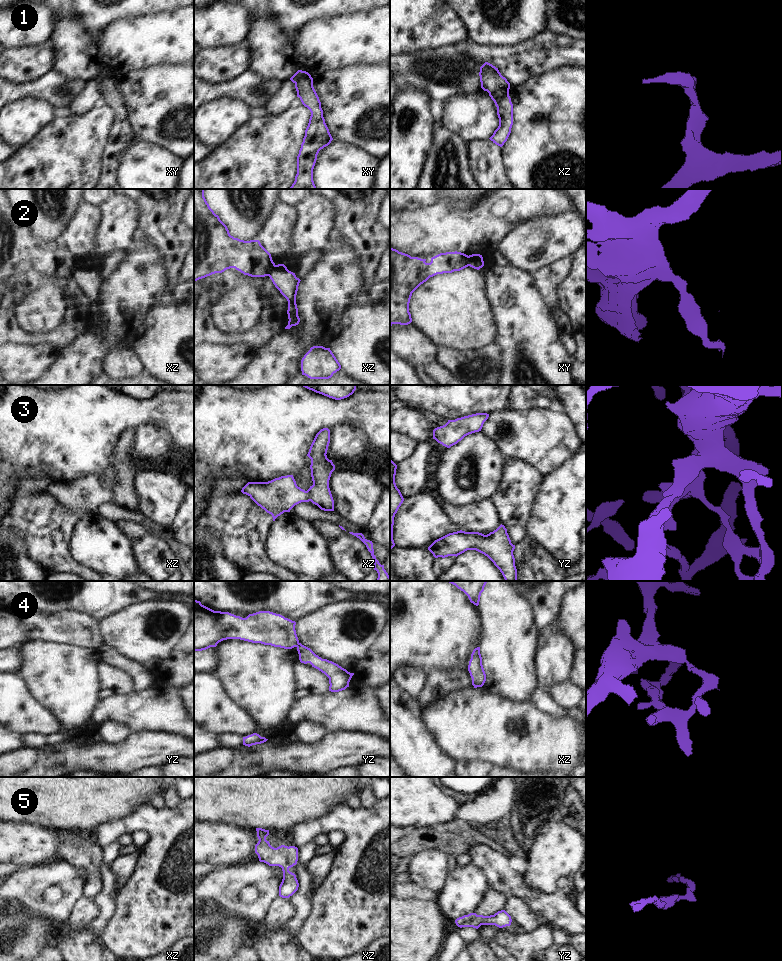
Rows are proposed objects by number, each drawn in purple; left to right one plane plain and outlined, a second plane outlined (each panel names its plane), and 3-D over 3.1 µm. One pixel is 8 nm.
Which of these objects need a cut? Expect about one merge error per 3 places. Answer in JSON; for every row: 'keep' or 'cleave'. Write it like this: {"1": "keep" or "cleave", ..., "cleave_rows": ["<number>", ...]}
{"1": "cleave", "2": "cleave", "3": "keep", "4": "cleave", "5": "keep", "cleave_rows": ["1", "2", "4"]}

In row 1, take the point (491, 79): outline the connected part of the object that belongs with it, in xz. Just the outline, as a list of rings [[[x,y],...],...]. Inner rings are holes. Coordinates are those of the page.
[[[488,62],[480,67],[479,76],[481,88],[488,93],[510,89],[510,83],[507,79],[501,75],[498,68]]]

